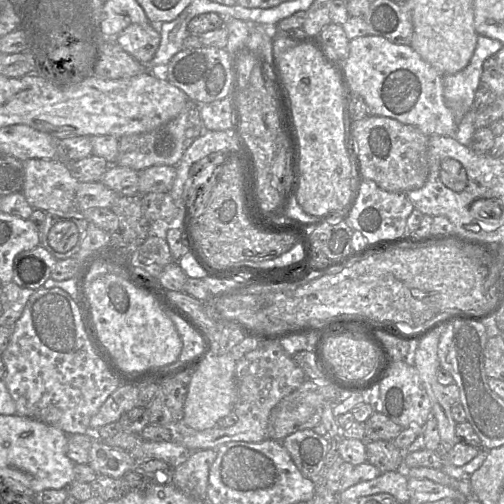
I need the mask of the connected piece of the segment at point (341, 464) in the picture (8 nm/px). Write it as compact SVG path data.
M335 457L326 473L326 487L335 496L360 482L373 480L381 472L373 465L365 462L351 465L341 457Z

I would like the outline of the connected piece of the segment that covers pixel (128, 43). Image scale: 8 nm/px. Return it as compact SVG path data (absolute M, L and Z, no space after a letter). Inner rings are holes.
M150 22L148 24L131 24L114 39L134 59L144 65L149 65L161 41L158 26Z

